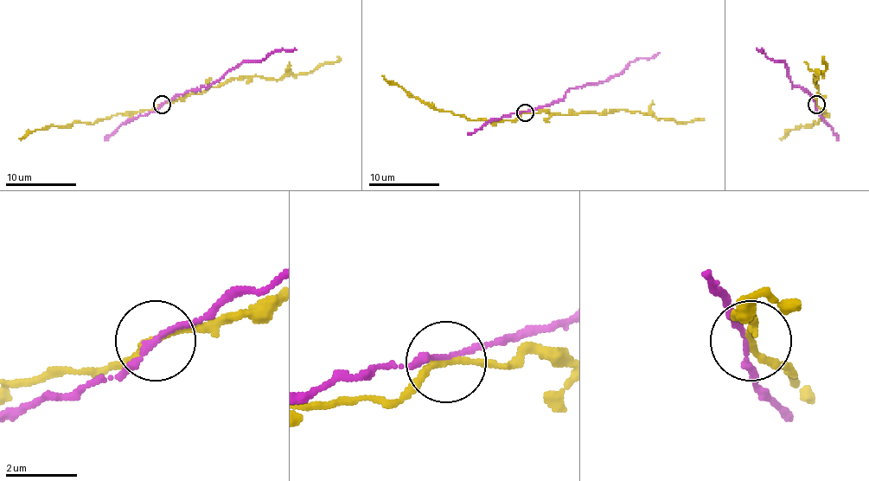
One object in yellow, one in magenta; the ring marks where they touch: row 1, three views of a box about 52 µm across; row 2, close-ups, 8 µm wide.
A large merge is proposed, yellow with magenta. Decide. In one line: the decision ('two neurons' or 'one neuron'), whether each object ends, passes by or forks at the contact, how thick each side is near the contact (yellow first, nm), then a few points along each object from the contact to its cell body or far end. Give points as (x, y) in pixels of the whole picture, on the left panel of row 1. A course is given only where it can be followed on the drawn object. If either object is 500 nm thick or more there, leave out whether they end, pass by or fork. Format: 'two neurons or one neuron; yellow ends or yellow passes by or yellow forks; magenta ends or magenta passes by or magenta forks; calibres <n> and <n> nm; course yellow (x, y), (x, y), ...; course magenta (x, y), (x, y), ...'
two neurons; yellow passes by; magenta passes by; calibres 200 and 150 nm; course yellow (161, 105), (202, 94), (236, 78), (282, 80), (290, 74), (312, 73), (324, 64), (335, 62), (337, 56); course magenta (161, 105), (211, 85), (243, 62), (263, 60), (275, 51), (297, 49)

